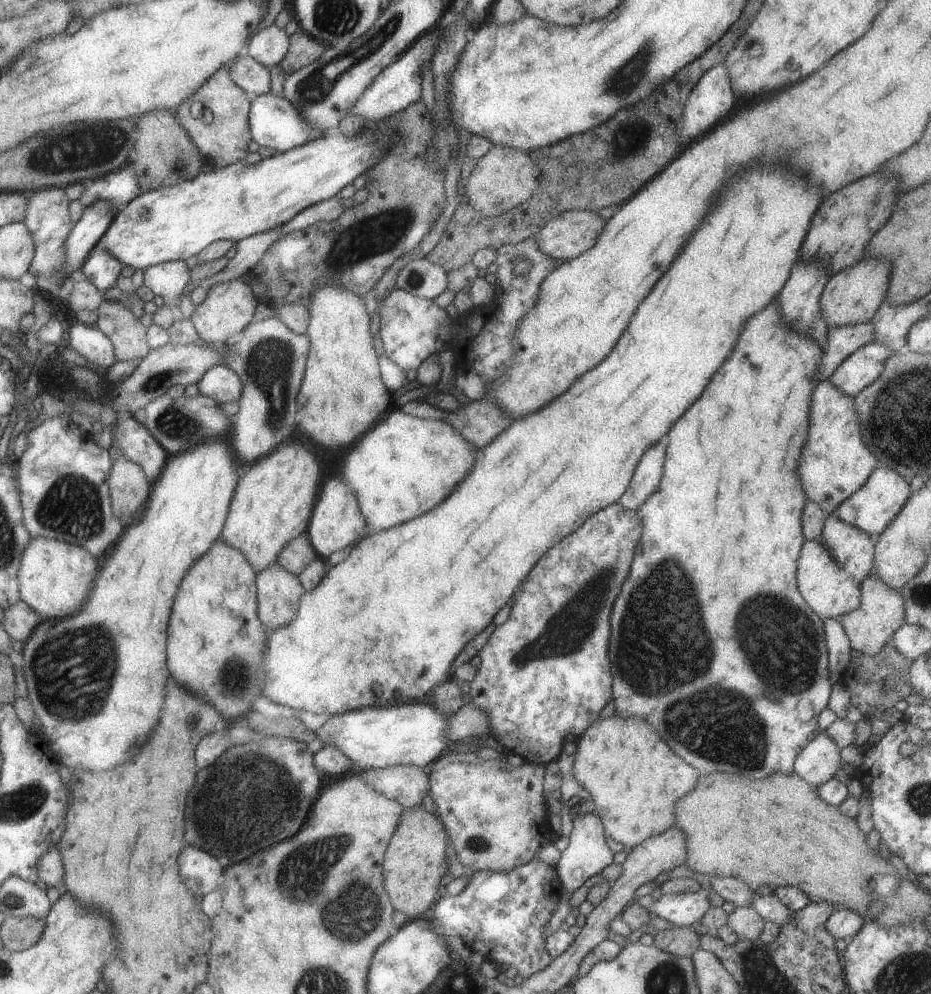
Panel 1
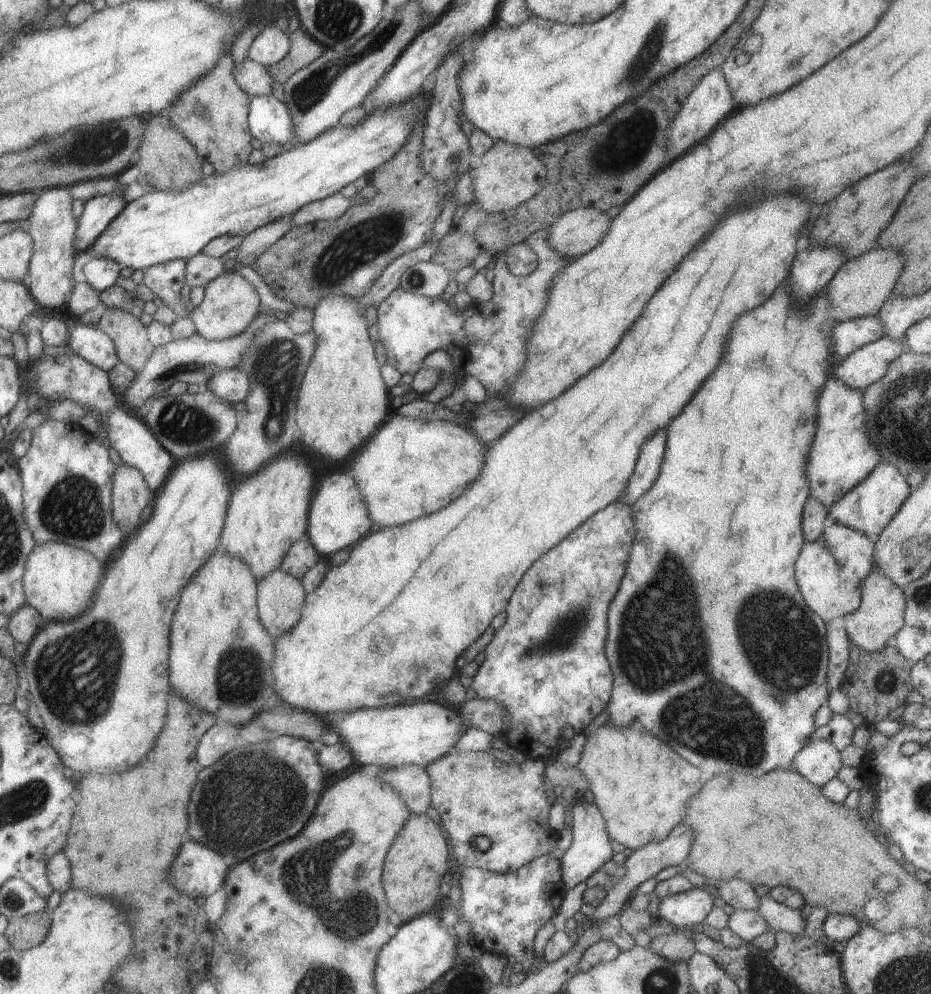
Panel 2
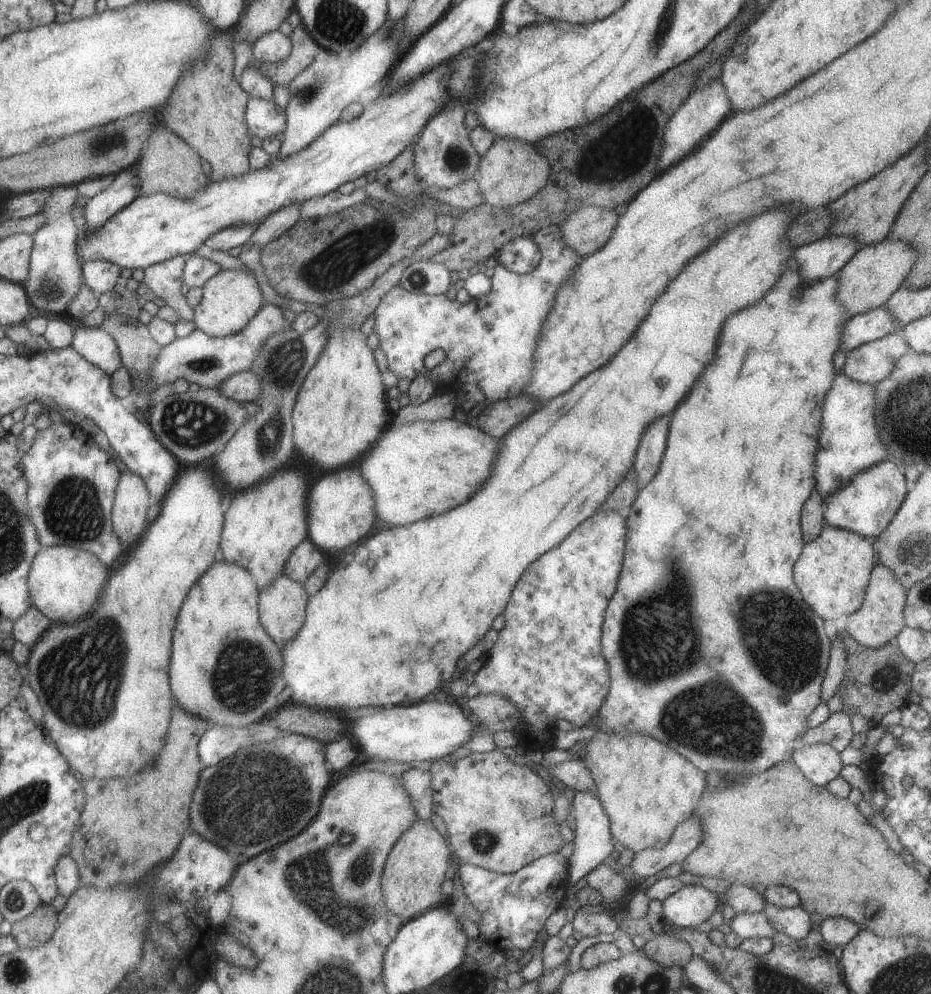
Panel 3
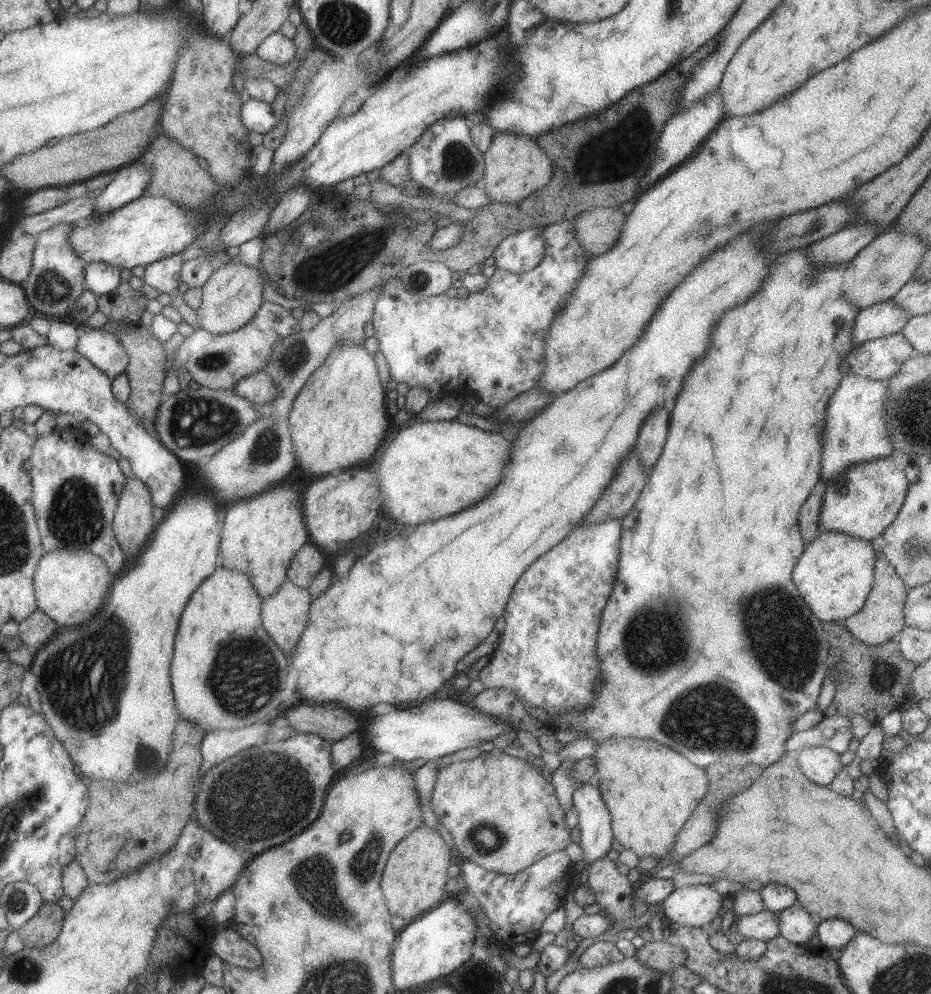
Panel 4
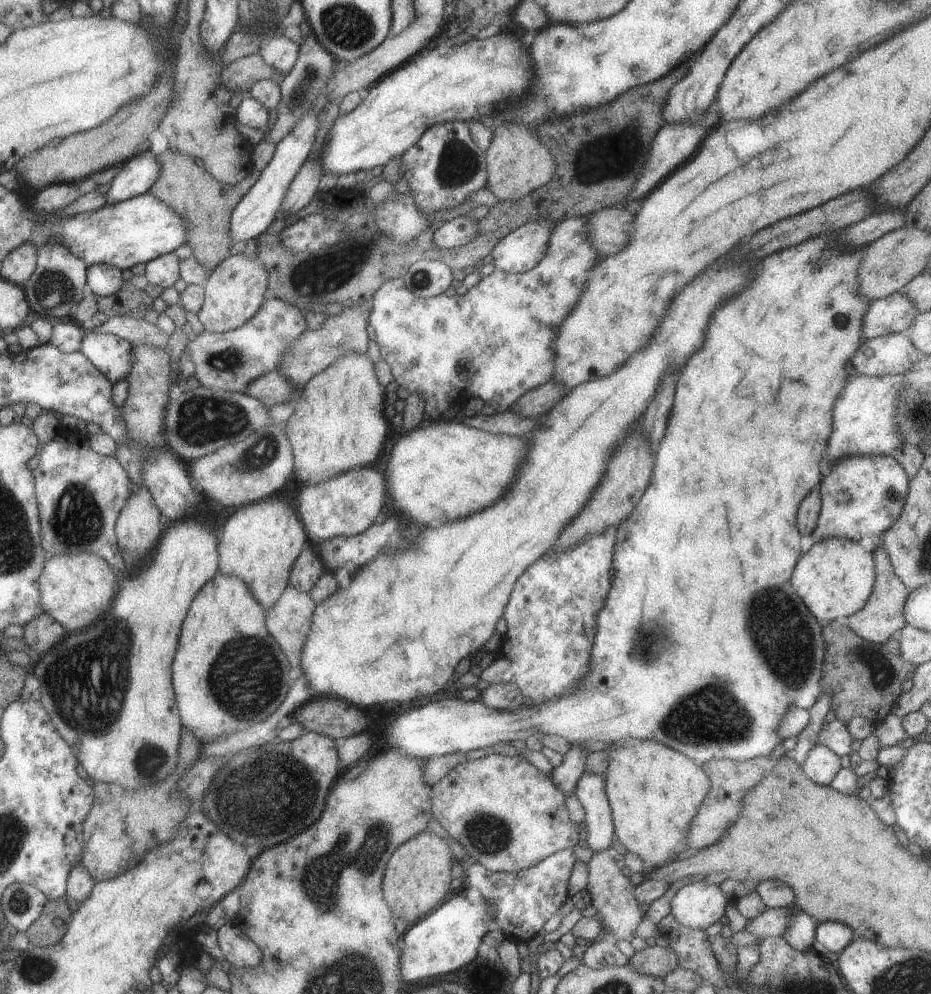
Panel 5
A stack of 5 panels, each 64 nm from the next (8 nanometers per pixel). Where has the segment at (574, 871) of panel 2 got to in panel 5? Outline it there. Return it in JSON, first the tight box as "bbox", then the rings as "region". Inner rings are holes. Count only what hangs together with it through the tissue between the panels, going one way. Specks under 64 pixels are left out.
{"bbox":[575,772,617,852],"region":[[[584,772],[577,782],[575,793],[585,810],[583,844],[593,852],[611,848],[617,836],[612,808],[606,794],[606,774]]]}

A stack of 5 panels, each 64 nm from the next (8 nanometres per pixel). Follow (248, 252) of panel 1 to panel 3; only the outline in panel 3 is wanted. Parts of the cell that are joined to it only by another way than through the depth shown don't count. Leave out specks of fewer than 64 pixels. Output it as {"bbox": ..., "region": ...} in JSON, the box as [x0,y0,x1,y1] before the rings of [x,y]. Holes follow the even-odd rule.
{"bbox":[250,202,302,247],"region":[[[292,202],[292,204],[284,204],[284,208],[272,212],[267,216],[258,228],[254,230],[250,244],[264,247],[270,241],[280,238],[286,230],[290,230],[294,224],[301,220],[302,202]]]}

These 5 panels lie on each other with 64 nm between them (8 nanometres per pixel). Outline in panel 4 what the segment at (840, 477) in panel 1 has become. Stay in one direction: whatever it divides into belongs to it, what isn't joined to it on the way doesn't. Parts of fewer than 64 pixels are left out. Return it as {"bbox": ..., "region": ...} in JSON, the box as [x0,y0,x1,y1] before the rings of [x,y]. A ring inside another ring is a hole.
{"bbox":[822,374,892,483],"region":[[[854,374],[844,375],[838,390],[830,398],[826,428],[824,428],[824,452],[822,452],[822,478],[825,483],[836,480],[842,472],[854,464],[887,458],[892,454],[892,442],[886,426],[886,400],[888,379],[872,380]]]}

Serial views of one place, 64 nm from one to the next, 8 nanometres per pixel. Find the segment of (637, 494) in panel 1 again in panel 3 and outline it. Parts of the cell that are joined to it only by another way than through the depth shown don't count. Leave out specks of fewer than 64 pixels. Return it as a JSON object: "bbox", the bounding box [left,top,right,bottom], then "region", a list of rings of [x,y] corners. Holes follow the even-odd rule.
{"bbox":[633,416,670,488],"region":[[[670,416],[656,420],[642,436],[638,446],[635,463],[633,464],[638,476],[638,488],[644,488],[658,472],[662,456],[664,456],[668,438],[668,424]]]}

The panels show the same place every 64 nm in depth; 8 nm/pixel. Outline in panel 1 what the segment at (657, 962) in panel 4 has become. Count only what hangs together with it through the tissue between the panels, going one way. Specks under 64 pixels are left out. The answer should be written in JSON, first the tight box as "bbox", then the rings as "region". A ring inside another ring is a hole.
{"bbox":[653,926,700,957],"region":[[[672,926],[657,931],[653,945],[672,956],[691,957],[700,949],[700,935],[690,927]]]}

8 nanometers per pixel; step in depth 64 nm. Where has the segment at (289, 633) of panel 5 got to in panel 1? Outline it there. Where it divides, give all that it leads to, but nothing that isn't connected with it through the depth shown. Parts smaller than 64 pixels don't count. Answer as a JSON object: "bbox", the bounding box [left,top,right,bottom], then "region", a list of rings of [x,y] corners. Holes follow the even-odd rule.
{"bbox":[257,563,304,635],"region":[[[278,563],[257,572],[258,618],[268,635],[294,620],[304,591],[301,580]]]}

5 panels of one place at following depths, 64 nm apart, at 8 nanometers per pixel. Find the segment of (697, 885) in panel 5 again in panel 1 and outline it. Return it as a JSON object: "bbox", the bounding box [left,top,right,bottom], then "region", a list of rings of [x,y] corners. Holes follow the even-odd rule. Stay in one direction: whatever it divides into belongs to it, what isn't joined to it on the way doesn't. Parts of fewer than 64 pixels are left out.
{"bbox":[650,891,712,927],"region":[[[706,891],[661,894],[653,902],[650,912],[678,927],[690,927],[700,922],[712,908]]]}

